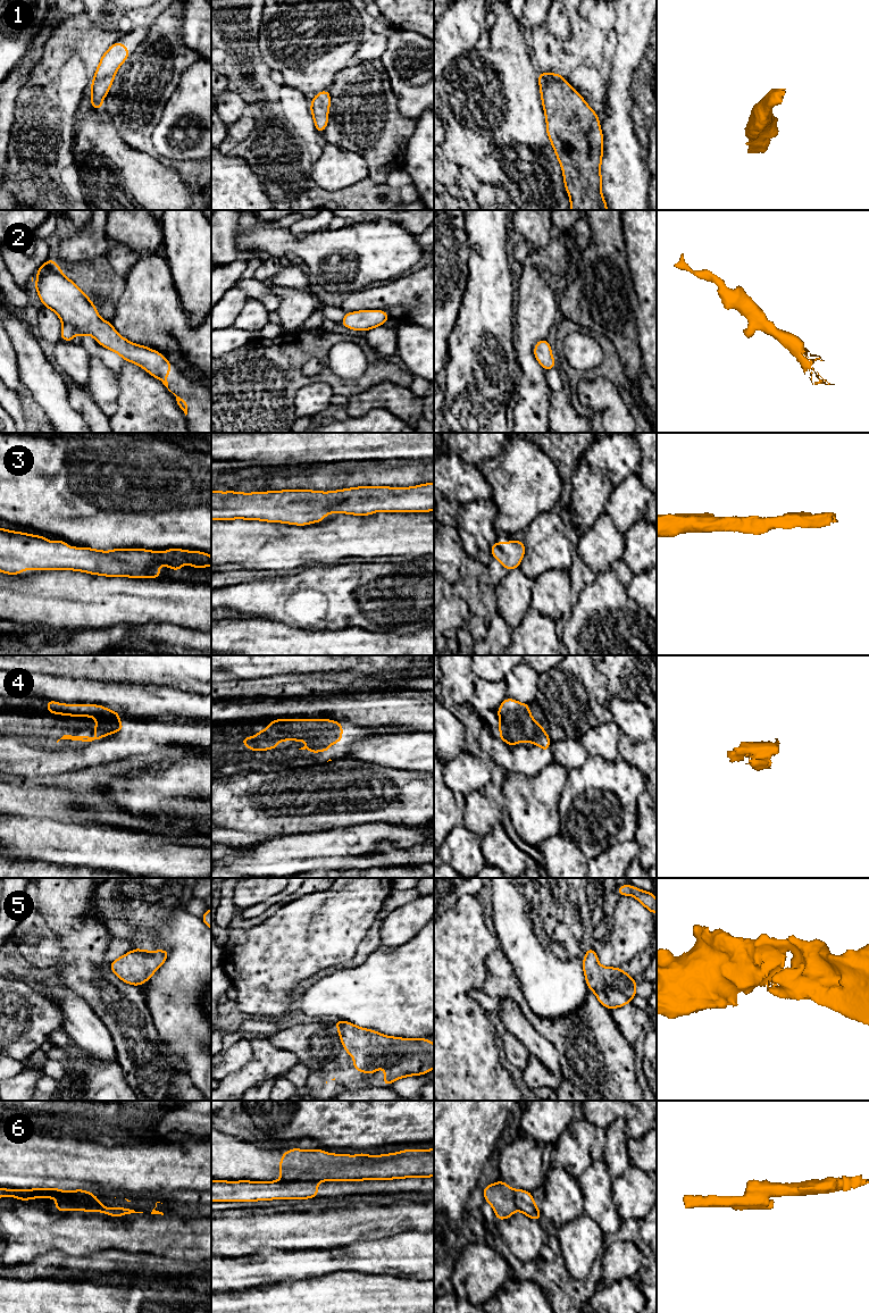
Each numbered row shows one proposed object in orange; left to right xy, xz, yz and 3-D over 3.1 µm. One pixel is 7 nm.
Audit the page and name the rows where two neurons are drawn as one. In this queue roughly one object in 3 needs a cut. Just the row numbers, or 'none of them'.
6

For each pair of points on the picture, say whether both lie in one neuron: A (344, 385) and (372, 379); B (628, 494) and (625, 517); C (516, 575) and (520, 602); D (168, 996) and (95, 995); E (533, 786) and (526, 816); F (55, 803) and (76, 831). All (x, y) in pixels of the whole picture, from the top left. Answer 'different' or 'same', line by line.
A: same
B: same
C: same
D: different
E: same
F: different

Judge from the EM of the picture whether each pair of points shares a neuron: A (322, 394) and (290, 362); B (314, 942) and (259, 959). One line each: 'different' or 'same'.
A: different
B: same

